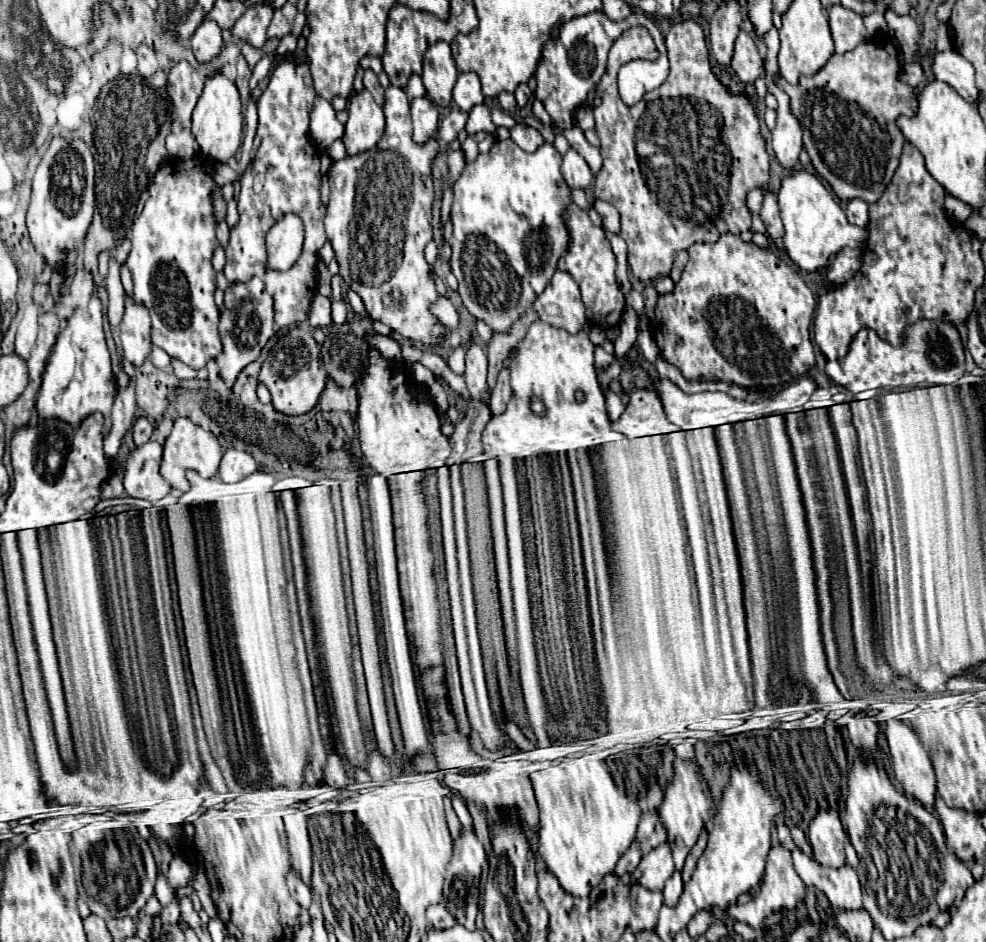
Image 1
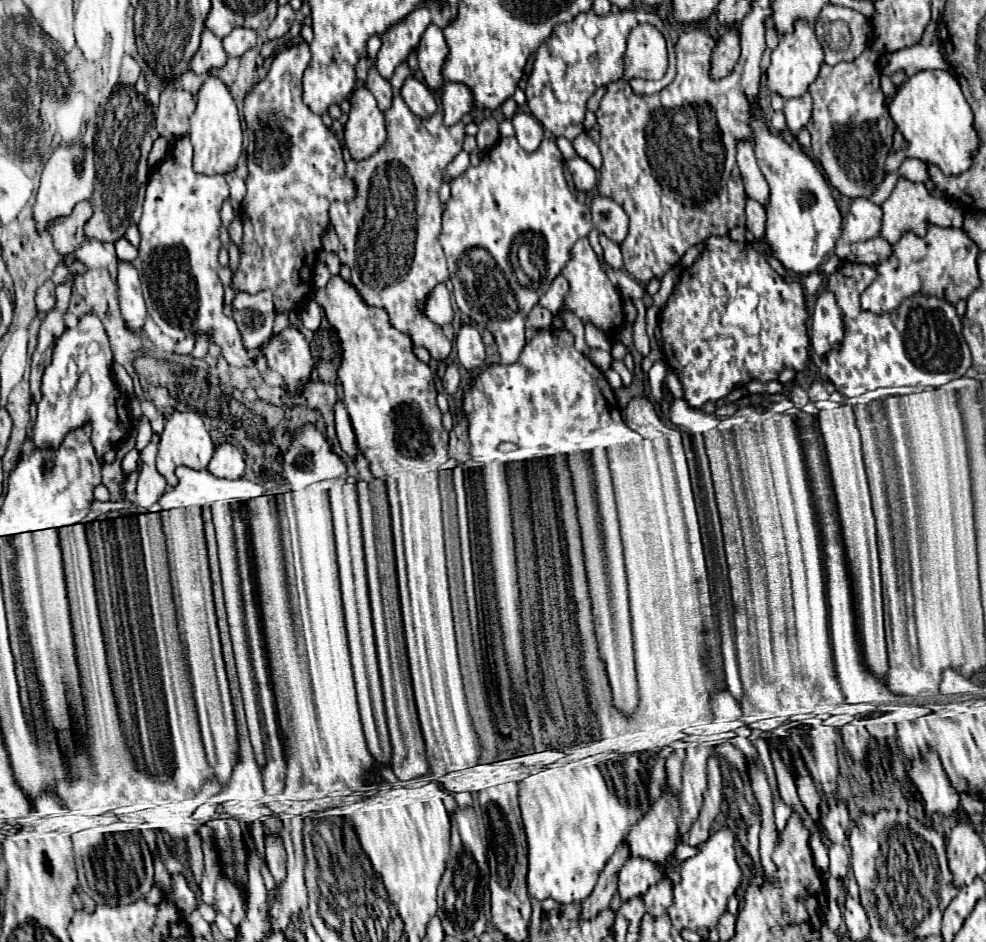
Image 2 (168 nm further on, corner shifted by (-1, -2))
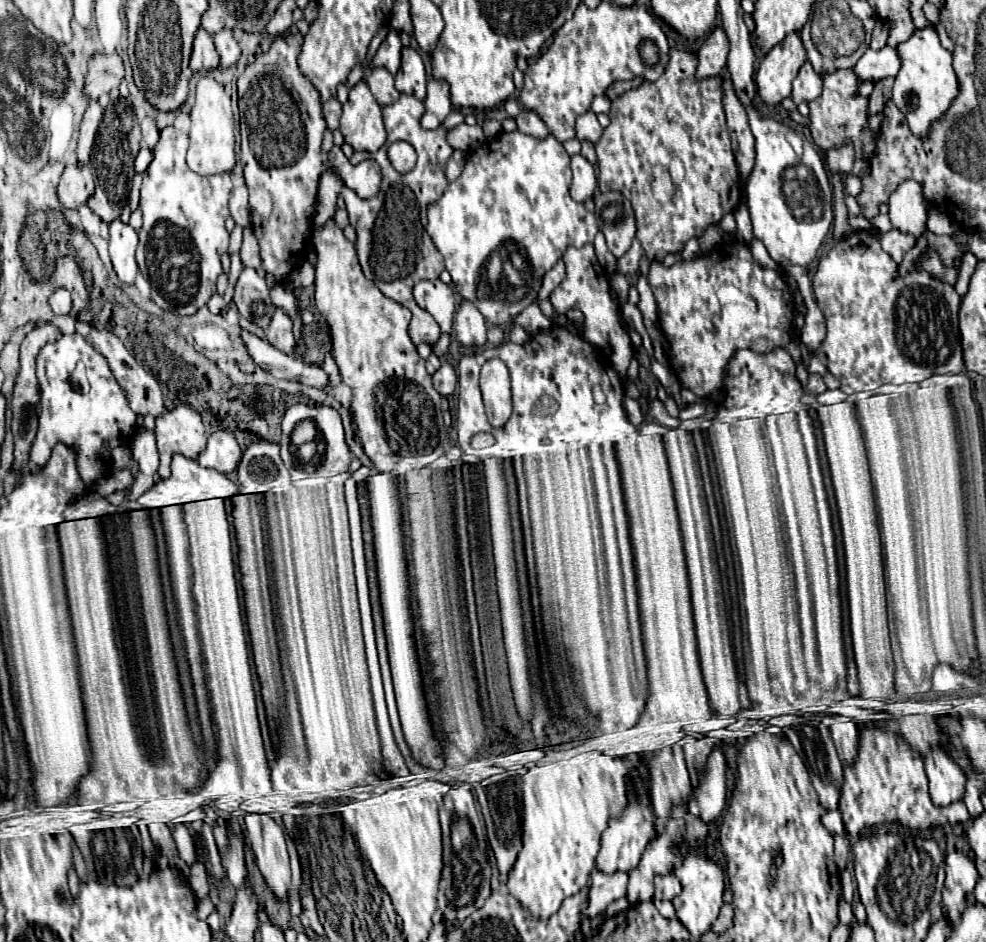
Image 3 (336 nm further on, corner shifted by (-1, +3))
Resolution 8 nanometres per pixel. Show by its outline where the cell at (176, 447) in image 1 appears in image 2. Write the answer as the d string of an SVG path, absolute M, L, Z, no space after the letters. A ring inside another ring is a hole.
M173 411L173 415L165 421L165 429L161 433L159 453L157 453L157 471L167 479L171 487L175 487L177 485L175 469L179 465L185 465L191 469L205 469L213 457L213 451L215 451L215 445L209 437L209 431L203 425L203 419L191 411Z

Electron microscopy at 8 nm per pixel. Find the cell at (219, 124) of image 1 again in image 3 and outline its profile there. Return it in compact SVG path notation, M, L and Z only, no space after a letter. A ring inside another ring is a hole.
M205 74L197 82L197 98L191 108L191 148L187 152L187 164L197 174L219 174L231 172L235 166L235 120L231 98L225 94L223 86L211 76Z

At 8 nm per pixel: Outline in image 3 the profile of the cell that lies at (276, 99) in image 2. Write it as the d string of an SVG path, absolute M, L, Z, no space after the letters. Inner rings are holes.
M287 34L277 36L271 44L269 52L261 54L253 64L245 68L245 72L239 78L239 110L241 110L241 162L245 170L245 182L249 188L249 206L251 206L251 226L261 246L261 266L259 274L273 274L275 282L289 280L297 254L293 250L293 244L299 244L299 248L305 248L305 242L311 240L311 224L315 214L315 200L319 192L321 176L327 170L335 170L343 186L353 190L359 198L371 198L379 192L379 164L365 160L357 166L353 166L341 148L333 146L329 152L323 152L321 140L325 132L325 118L321 112L319 94L315 94L315 88L307 82L307 78L297 68L297 56L303 46L301 34Z

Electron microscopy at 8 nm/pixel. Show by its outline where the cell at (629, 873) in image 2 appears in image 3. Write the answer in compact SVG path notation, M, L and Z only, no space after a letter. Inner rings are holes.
M601 870L591 872L591 892L589 892L589 902L585 916L597 916L605 912L605 908L625 896L625 886L627 886L627 872L615 872L615 874L605 874Z

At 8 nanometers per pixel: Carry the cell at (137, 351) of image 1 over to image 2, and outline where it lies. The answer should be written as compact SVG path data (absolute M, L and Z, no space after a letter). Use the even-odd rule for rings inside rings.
M119 259L117 287L119 287L119 305L121 305L121 313L125 317L125 323L135 331L141 329L145 323L147 307L145 307L145 299L141 293L139 273L135 271L133 263Z

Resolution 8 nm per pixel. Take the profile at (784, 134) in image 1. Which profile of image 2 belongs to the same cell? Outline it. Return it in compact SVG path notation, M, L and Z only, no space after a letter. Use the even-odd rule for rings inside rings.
M809 93L801 95L799 99L787 99L785 101L785 119L787 119L787 127L791 129L791 133L797 137L799 129L805 127L809 123L811 117L811 107L813 107L813 99Z

